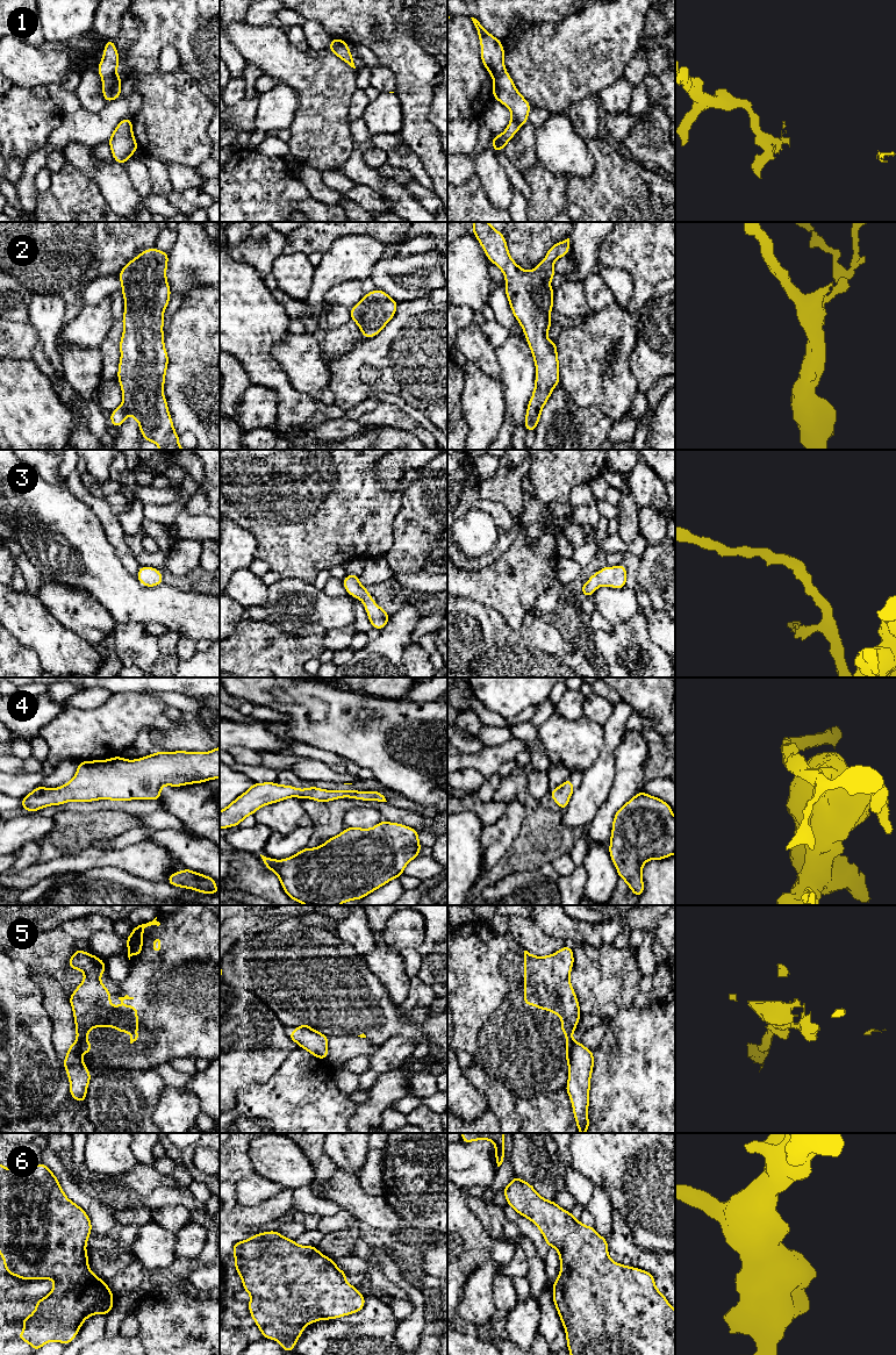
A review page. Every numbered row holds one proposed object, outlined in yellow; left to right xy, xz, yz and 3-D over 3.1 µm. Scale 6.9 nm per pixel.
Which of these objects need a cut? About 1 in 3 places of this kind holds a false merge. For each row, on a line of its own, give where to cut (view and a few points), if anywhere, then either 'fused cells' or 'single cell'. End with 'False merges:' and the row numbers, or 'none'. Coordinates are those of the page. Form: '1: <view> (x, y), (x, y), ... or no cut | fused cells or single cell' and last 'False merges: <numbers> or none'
1: xy (115, 73), (102, 79) | fused cells
2: no cut | single cell
3: no cut | single cell
4: no cut | single cell
5: yz (574, 1041), (568, 1065) | fused cells
6: no cut | single cell
False merges: 1, 5

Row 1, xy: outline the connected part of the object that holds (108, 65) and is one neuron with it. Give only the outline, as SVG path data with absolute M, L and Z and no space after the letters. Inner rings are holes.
M107 40L106 46L103 50L103 57L98 66L98 72L102 79L108 78L109 76L116 74L119 67L120 57L116 51L115 43L113 40Z

